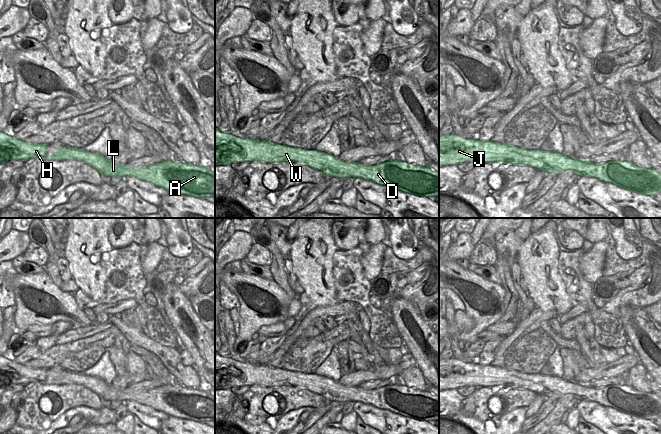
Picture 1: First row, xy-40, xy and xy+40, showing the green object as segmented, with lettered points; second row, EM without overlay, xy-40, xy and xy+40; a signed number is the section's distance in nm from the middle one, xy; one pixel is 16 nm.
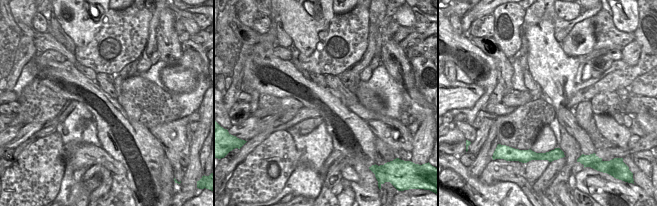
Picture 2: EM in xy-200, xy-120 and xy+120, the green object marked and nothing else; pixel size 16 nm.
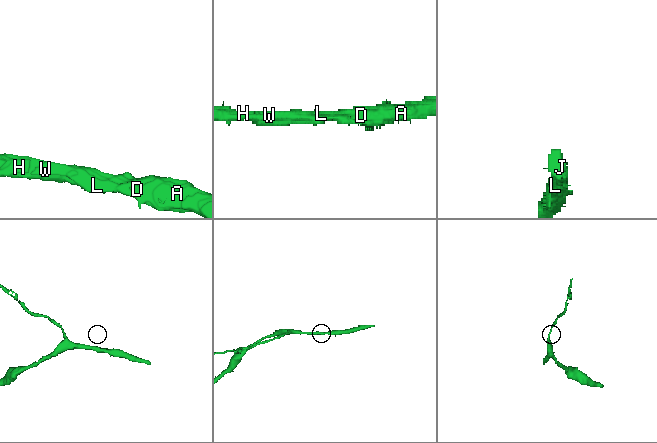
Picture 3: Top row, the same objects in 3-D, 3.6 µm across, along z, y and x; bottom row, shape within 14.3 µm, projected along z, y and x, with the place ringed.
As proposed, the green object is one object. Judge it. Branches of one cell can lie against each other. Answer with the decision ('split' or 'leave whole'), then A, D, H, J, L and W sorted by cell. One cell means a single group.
leave whole; groups A D H J L W

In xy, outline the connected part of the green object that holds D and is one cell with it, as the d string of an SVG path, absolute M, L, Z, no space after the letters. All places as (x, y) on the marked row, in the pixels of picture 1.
M215 128L215 166L252 161L303 163L329 178L362 178L420 197L439 197L439 174L428 166L420 167L397 160L372 166L347 163L325 152L241 139Z

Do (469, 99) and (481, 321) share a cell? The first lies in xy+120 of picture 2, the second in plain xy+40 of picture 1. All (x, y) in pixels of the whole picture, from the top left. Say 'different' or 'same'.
different

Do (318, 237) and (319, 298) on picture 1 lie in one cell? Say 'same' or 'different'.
same

